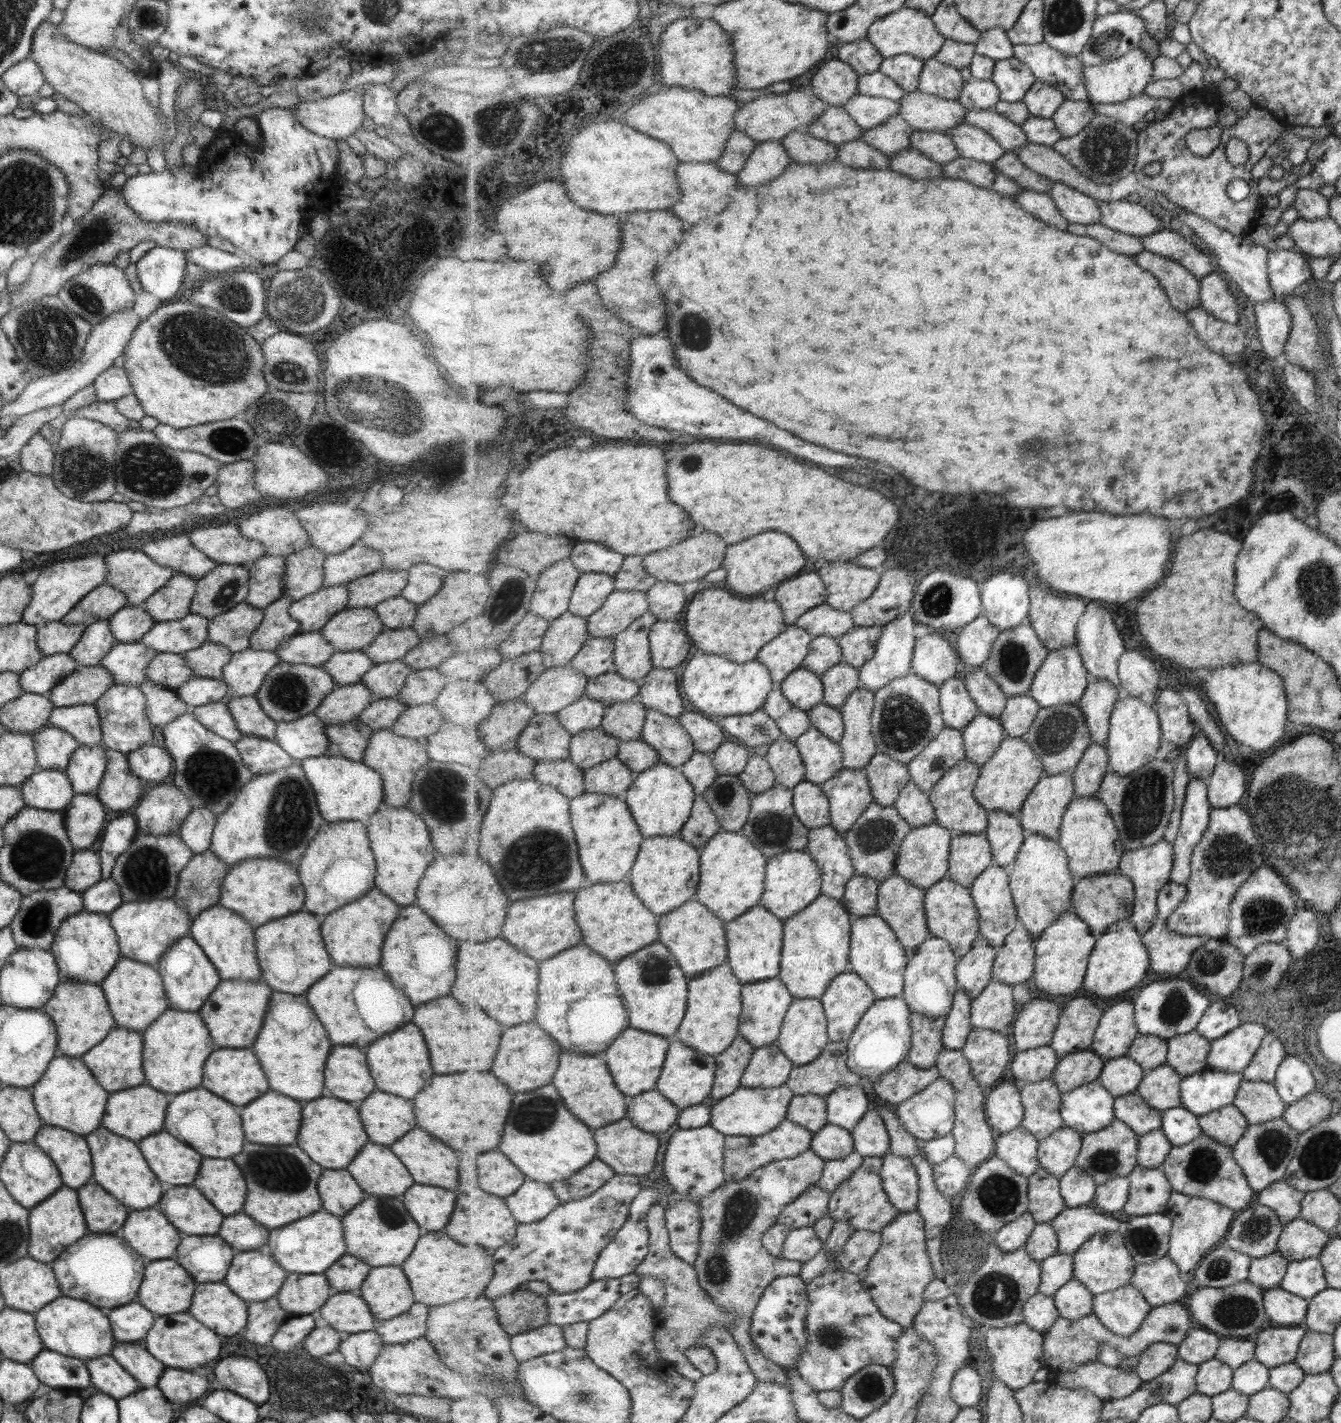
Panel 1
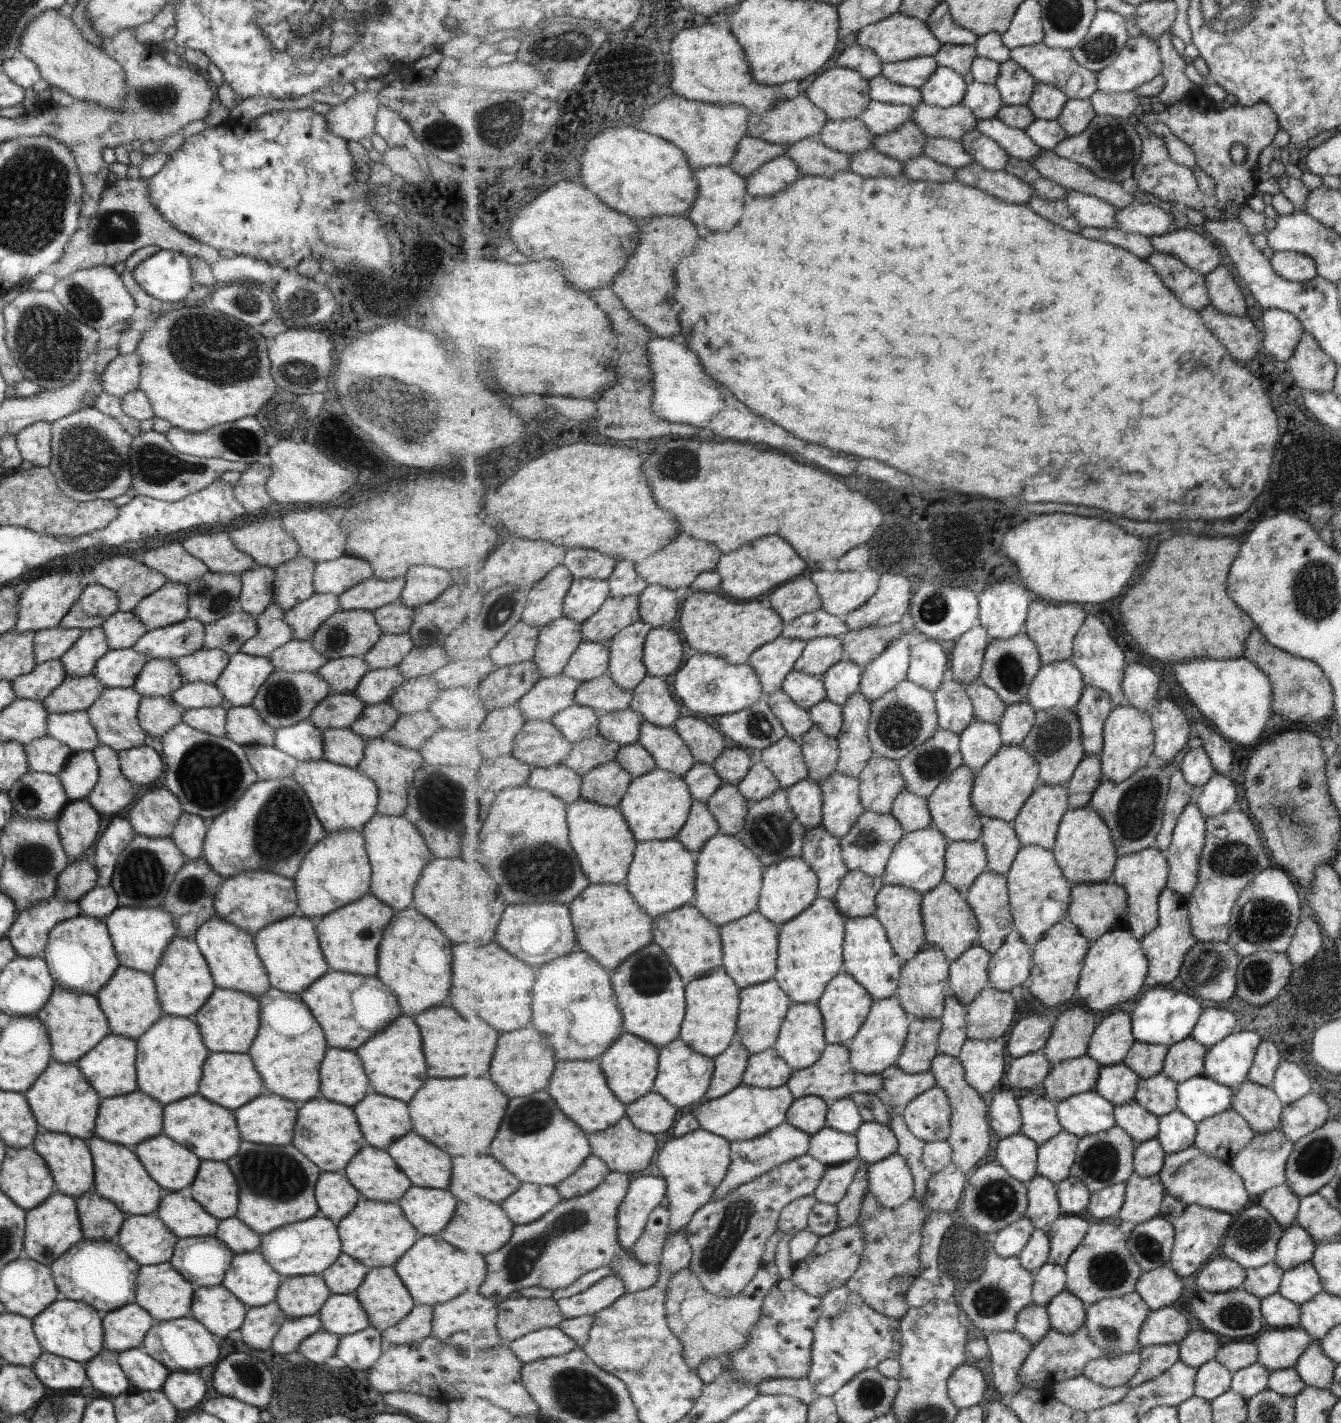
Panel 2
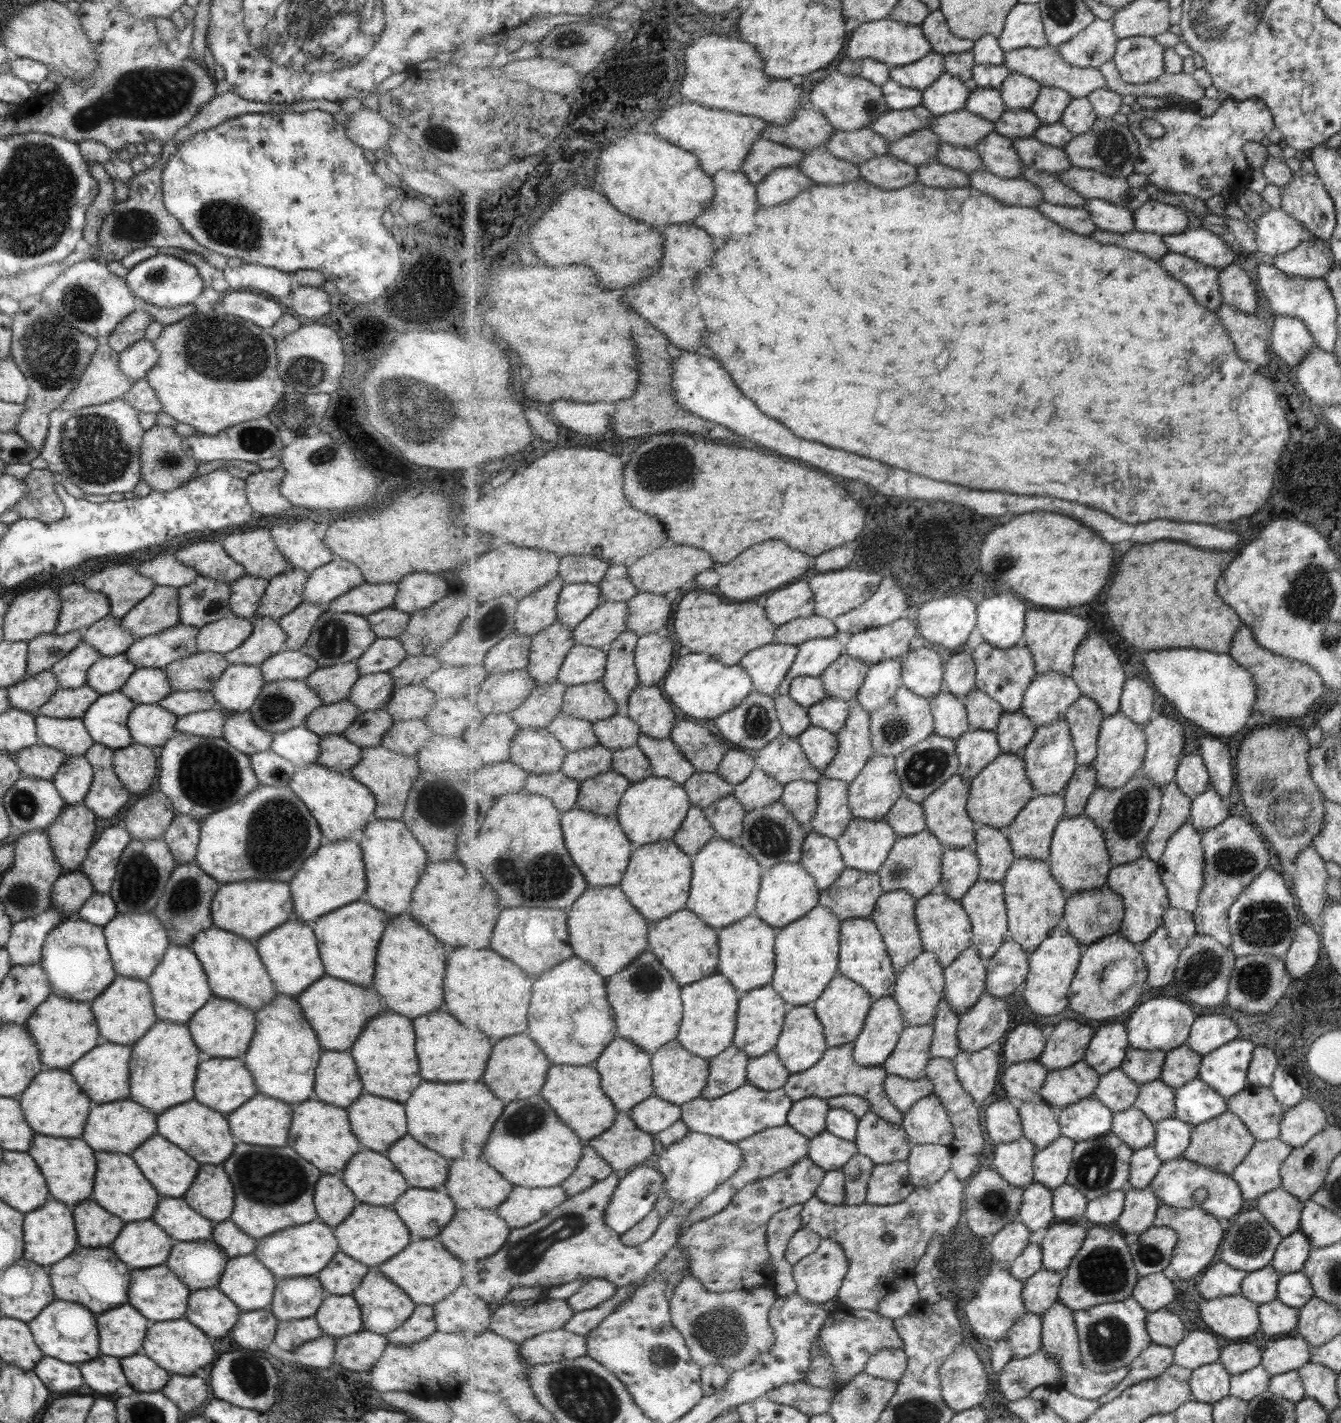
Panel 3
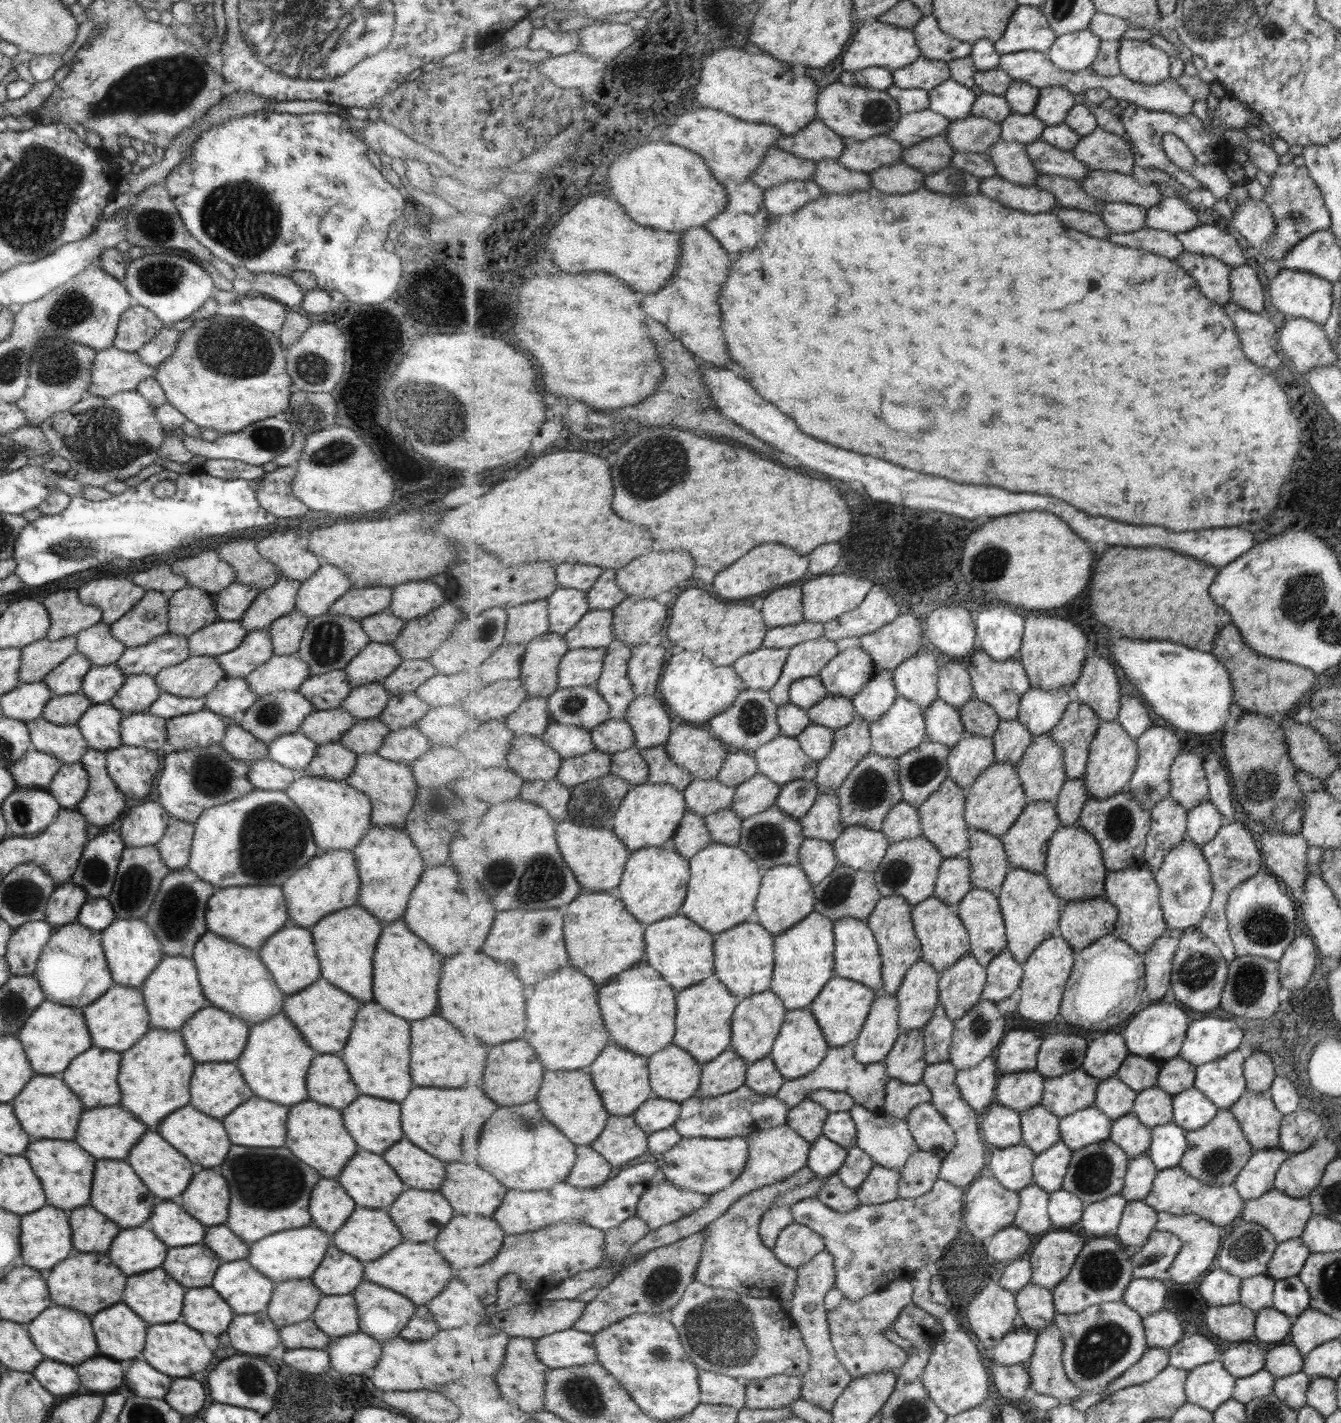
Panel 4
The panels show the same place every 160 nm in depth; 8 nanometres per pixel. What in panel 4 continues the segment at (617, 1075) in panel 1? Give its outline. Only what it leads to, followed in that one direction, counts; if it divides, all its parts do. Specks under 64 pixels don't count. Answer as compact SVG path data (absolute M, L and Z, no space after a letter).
M611 1041L603 1049L597 1062L588 1068L596 1089L600 1091L601 1098L604 1099L605 1106L611 1116L633 1115L644 1102L647 1102L654 1095L648 1064L649 1059L645 1055L627 1050Z

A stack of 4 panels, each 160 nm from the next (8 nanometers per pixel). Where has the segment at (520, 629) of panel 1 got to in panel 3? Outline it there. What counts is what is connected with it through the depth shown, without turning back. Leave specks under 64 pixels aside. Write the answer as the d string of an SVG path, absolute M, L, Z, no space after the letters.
M512 632L489 652L484 668L489 675L525 669L530 663L533 636L521 636Z

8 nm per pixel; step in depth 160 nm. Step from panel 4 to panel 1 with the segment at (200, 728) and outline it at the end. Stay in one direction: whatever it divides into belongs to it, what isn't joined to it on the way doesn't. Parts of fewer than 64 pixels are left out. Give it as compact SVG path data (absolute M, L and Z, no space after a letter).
M211 702L191 709L193 718L196 718L196 721L205 727L205 730L212 731L216 736L233 744L241 738L241 733L237 730L227 705Z

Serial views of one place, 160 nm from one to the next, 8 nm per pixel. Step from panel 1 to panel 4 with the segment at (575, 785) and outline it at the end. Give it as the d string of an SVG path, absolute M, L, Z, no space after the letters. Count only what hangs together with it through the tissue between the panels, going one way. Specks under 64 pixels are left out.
M557 779L525 781L520 799L544 807L557 823L568 820L569 802L573 800L572 789Z

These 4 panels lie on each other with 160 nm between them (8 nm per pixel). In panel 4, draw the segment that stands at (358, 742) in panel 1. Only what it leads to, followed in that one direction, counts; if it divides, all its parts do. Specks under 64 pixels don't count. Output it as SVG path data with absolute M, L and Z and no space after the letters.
M339 742L317 745L311 762L307 764L307 768L301 770L298 774L343 782L351 775L356 759L357 755L346 750Z

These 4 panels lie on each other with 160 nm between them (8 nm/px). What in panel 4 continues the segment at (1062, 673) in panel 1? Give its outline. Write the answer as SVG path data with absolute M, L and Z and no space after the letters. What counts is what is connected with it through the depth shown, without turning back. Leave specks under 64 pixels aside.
M1031 688L1020 702L1017 718L1032 731L1034 737L1045 735L1061 722L1068 706L1072 704L1070 688L1043 690Z

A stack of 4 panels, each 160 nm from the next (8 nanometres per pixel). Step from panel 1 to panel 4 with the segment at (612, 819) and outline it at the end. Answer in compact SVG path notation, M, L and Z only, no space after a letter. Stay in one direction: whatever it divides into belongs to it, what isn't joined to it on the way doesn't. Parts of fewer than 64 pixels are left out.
M566 820L558 823L556 831L560 851L564 855L565 862L572 867L576 878L580 880L583 892L606 893L621 884L631 851L625 846L612 825L581 826L580 823Z

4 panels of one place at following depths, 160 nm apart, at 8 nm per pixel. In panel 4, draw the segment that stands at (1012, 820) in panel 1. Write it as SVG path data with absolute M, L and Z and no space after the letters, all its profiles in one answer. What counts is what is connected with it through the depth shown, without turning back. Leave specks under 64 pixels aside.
M972 830L971 843L968 859L972 862L973 887L998 893L1012 869L1004 842L1001 837L997 837L988 831Z

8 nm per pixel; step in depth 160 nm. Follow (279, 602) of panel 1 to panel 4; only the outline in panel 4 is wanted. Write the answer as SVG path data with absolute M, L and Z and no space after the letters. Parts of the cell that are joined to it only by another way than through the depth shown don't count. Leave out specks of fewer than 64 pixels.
M264 628L249 631L235 650L220 654L216 657L216 661L225 676L239 678L253 672L257 666L267 662L273 655L268 628Z

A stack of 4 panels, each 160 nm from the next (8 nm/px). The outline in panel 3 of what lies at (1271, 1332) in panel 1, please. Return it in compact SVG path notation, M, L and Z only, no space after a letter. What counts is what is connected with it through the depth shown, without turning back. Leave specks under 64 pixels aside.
M1294 1333L1275 1337L1263 1348L1261 1366L1271 1376L1291 1370L1297 1371L1309 1362L1311 1348L1304 1338Z

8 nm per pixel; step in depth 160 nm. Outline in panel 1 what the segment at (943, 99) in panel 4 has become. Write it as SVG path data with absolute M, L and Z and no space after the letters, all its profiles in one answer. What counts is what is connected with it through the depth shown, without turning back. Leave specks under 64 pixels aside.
M935 57L924 61L919 89L941 98L957 101L966 83L965 78L961 79L959 69Z

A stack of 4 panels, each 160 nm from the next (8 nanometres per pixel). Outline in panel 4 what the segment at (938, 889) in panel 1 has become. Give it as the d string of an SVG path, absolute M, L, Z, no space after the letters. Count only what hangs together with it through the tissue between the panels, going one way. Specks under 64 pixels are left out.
M929 897L927 900L914 905L912 907L912 919L917 936L921 941L922 958L932 963L941 974L944 970L955 965L972 949L968 927L961 920L956 907L943 902L940 898Z

